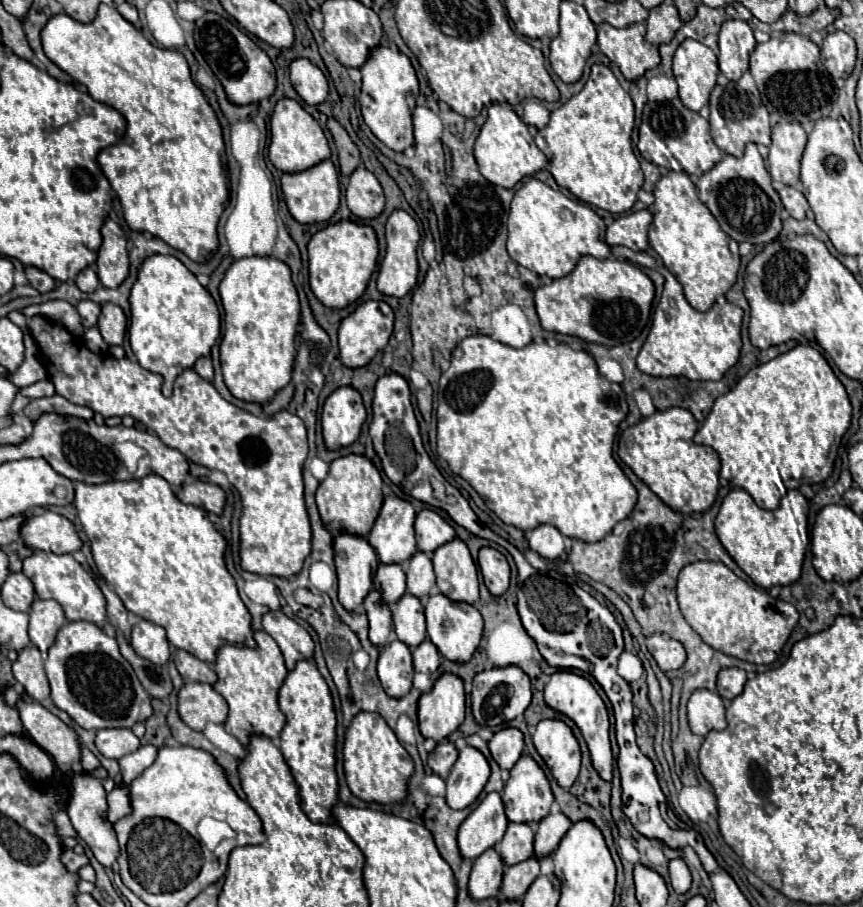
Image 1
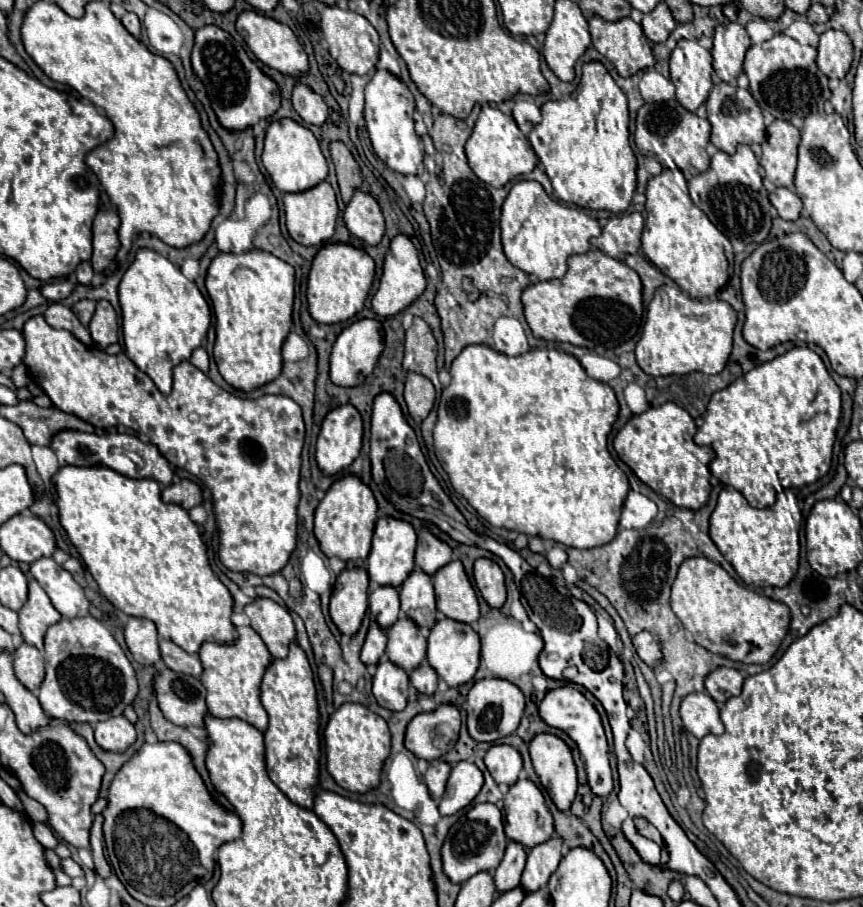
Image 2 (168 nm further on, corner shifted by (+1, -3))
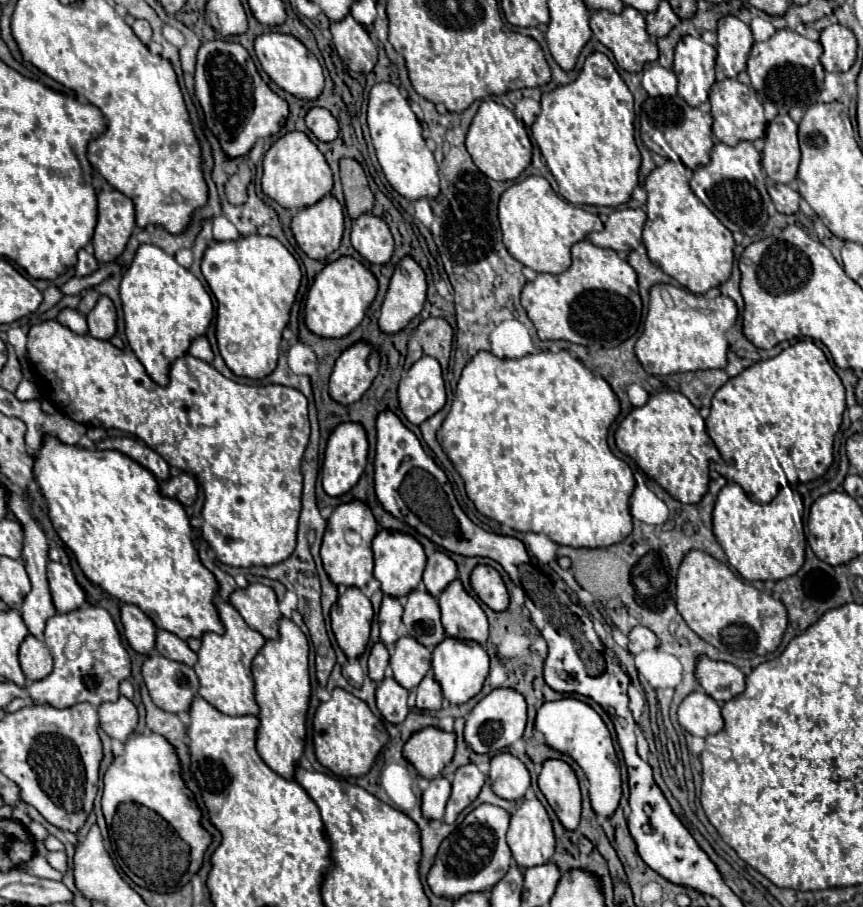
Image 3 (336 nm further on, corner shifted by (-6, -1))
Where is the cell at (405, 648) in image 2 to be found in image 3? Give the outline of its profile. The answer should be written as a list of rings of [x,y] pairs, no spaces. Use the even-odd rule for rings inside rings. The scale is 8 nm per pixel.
[[[400,638],[390,654],[390,670],[402,688],[412,690],[430,670],[430,650],[424,650],[414,638]]]

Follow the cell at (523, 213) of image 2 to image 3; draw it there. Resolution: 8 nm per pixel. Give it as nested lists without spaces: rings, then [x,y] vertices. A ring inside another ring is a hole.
[[[528,176],[522,182],[512,184],[502,196],[498,204],[498,220],[500,220],[500,230],[502,230],[502,242],[506,250],[524,266],[530,266],[534,272],[548,272],[548,274],[562,274],[570,266],[570,248],[584,240],[590,232],[602,230],[602,222],[596,214],[586,212],[578,206],[572,206],[564,198],[560,198],[552,186],[548,184],[546,178],[542,176]]]

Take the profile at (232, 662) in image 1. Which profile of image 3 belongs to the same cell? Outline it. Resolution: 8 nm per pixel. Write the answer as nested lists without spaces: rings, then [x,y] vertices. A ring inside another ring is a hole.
[[[218,600],[216,610],[224,624],[224,634],[202,634],[202,648],[198,650],[198,662],[194,664],[194,672],[200,680],[198,694],[222,714],[256,716],[256,702],[252,702],[252,674],[248,674],[248,666],[252,664],[256,650],[260,650],[260,646],[264,646],[266,640],[260,632],[252,630],[228,602]]]

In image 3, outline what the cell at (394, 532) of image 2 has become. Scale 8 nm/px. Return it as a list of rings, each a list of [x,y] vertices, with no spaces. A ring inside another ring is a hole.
[[[380,530],[372,542],[372,550],[374,550],[374,578],[380,582],[380,590],[386,596],[402,598],[418,588],[426,566],[426,554],[424,548],[412,536]]]

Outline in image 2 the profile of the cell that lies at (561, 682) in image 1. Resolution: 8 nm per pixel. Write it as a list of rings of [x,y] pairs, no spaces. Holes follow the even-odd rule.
[[[561,686],[561,688],[553,688],[545,694],[541,706],[539,706],[539,714],[541,718],[553,726],[559,728],[563,732],[569,734],[569,738],[573,738],[579,746],[579,752],[585,760],[585,768],[587,768],[587,778],[589,778],[589,786],[597,796],[607,796],[613,790],[613,776],[611,776],[611,768],[609,768],[609,746],[607,746],[607,738],[605,738],[605,730],[601,726],[601,716],[595,710],[595,706],[573,686]]]

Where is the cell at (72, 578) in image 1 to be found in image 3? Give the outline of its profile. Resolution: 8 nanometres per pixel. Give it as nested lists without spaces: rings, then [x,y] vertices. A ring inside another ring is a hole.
[[[48,562],[48,582],[52,592],[52,602],[58,614],[76,610],[86,602],[84,590],[78,586],[70,566],[62,566],[60,562]]]

